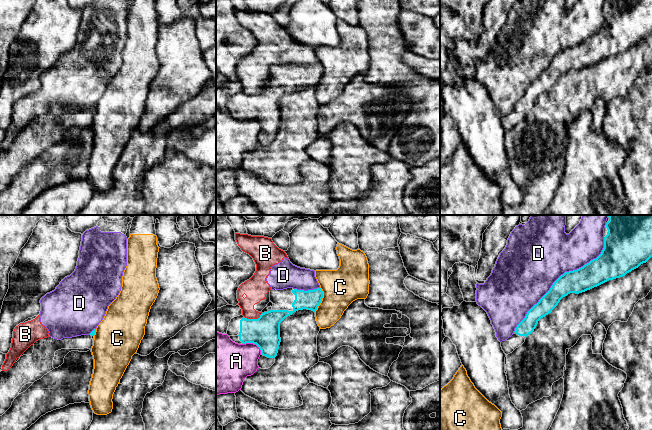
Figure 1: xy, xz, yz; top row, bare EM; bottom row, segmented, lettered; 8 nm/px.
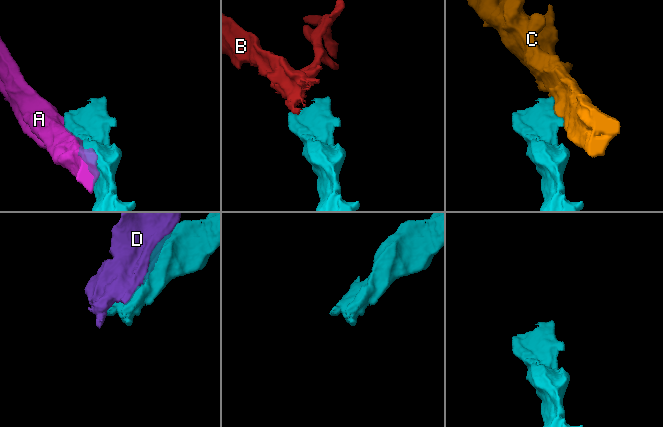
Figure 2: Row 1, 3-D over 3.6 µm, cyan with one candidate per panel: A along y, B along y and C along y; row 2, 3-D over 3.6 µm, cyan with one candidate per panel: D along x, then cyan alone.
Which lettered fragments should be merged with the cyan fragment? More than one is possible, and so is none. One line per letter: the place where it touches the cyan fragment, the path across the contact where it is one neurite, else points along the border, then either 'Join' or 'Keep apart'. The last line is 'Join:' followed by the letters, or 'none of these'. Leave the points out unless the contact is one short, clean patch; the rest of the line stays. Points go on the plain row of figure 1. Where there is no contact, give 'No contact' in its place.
A: Touches cyan at xz (254, 119). Keep apart
B: Touches cyan at xz (253, 95). Boundary: xz (262, 89), (257, 94), (245, 94). Keep apart
C: Touches cyan at xz (321, 75). Keep apart
D: Touches cyan at yz (560, 52). Keep apart
Join: none of these

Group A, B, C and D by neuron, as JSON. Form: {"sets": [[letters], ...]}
{"sets": [["A"], ["B", "D"], ["C"]]}

